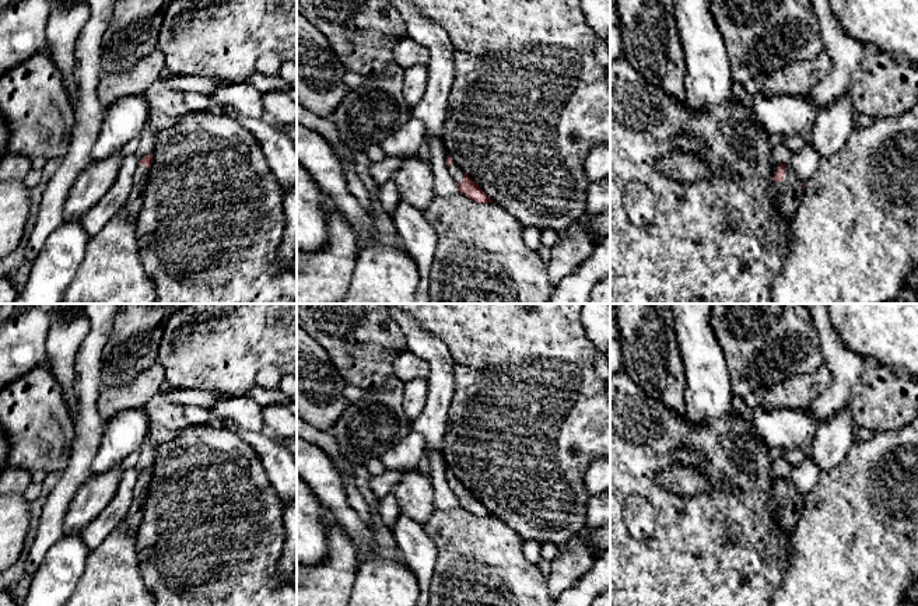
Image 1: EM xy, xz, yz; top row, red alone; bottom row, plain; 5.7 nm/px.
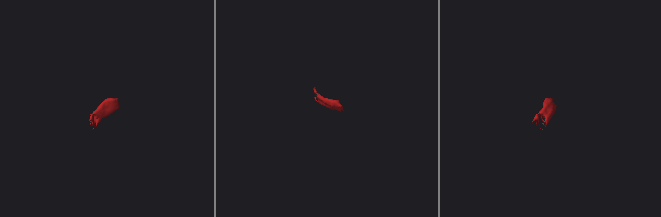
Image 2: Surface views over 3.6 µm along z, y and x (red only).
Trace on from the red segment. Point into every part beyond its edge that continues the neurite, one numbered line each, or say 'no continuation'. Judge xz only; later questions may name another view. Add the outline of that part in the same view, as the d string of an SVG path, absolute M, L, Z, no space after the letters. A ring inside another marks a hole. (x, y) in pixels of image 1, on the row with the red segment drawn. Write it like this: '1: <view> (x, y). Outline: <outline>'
1: xz (455, 171). Outline: M456 164L449 165L448 169L456 183L463 181L463 172Z

